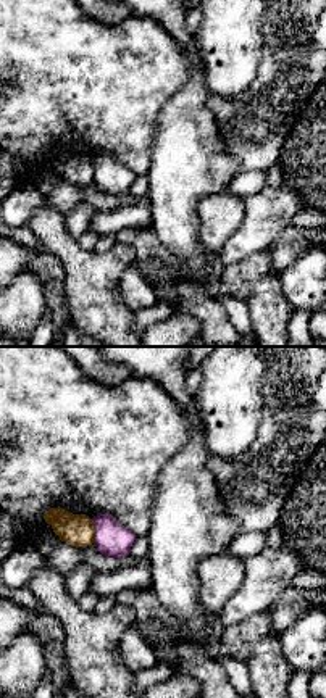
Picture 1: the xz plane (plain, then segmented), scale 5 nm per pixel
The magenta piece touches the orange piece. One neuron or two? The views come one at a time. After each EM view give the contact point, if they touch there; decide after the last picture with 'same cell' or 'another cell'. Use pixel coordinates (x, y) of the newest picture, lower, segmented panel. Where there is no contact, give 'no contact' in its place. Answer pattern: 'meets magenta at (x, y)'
meets magenta at (96, 531)

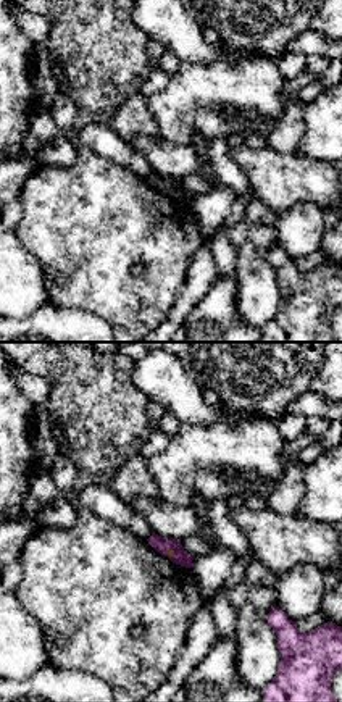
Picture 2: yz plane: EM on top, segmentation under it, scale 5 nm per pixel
meets magenta at (168, 551)

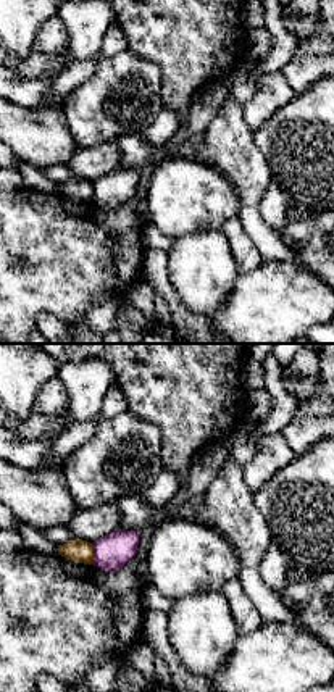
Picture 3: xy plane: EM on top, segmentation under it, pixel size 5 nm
meets magenta at (94, 554)

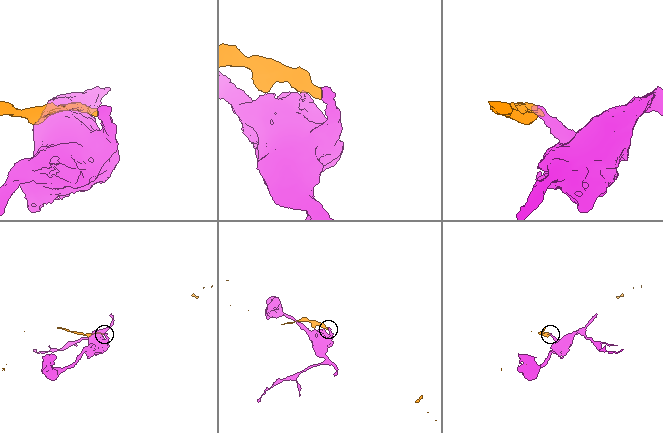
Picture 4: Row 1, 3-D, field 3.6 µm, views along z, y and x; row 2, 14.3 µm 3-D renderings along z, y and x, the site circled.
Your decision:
another cell

